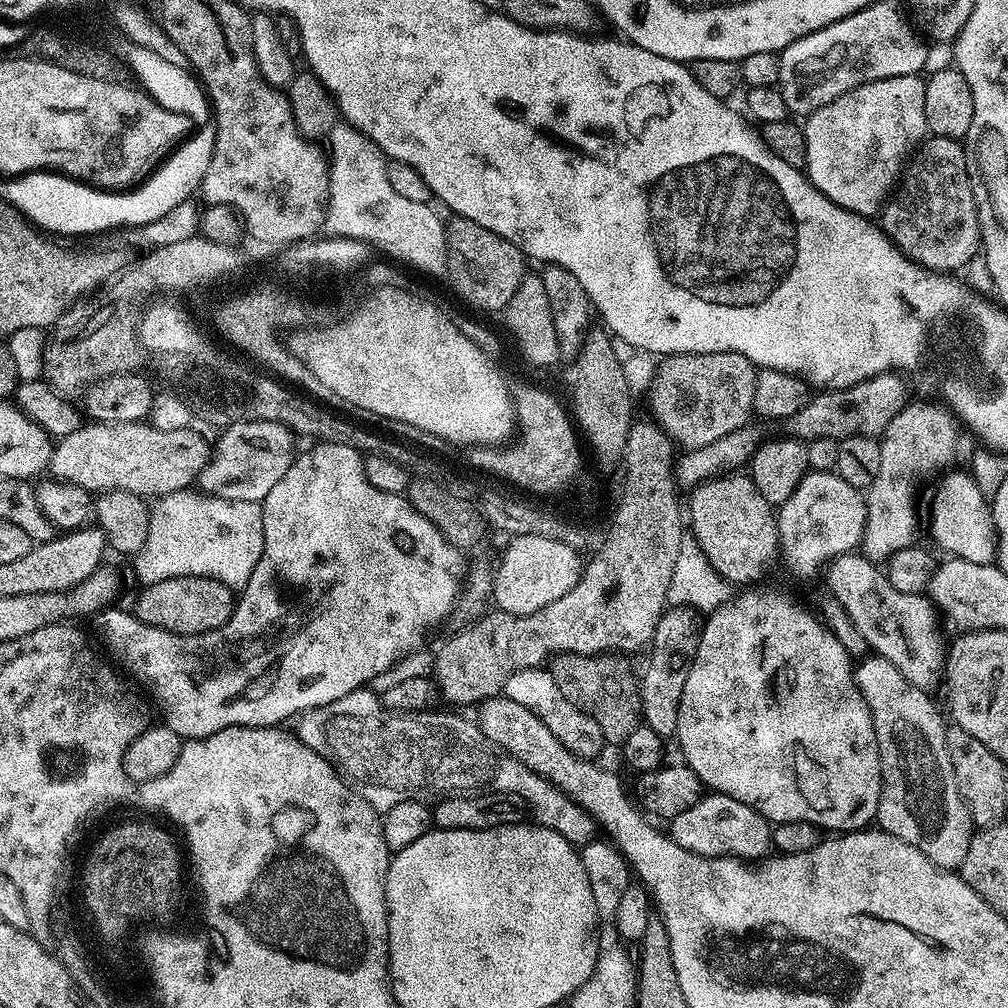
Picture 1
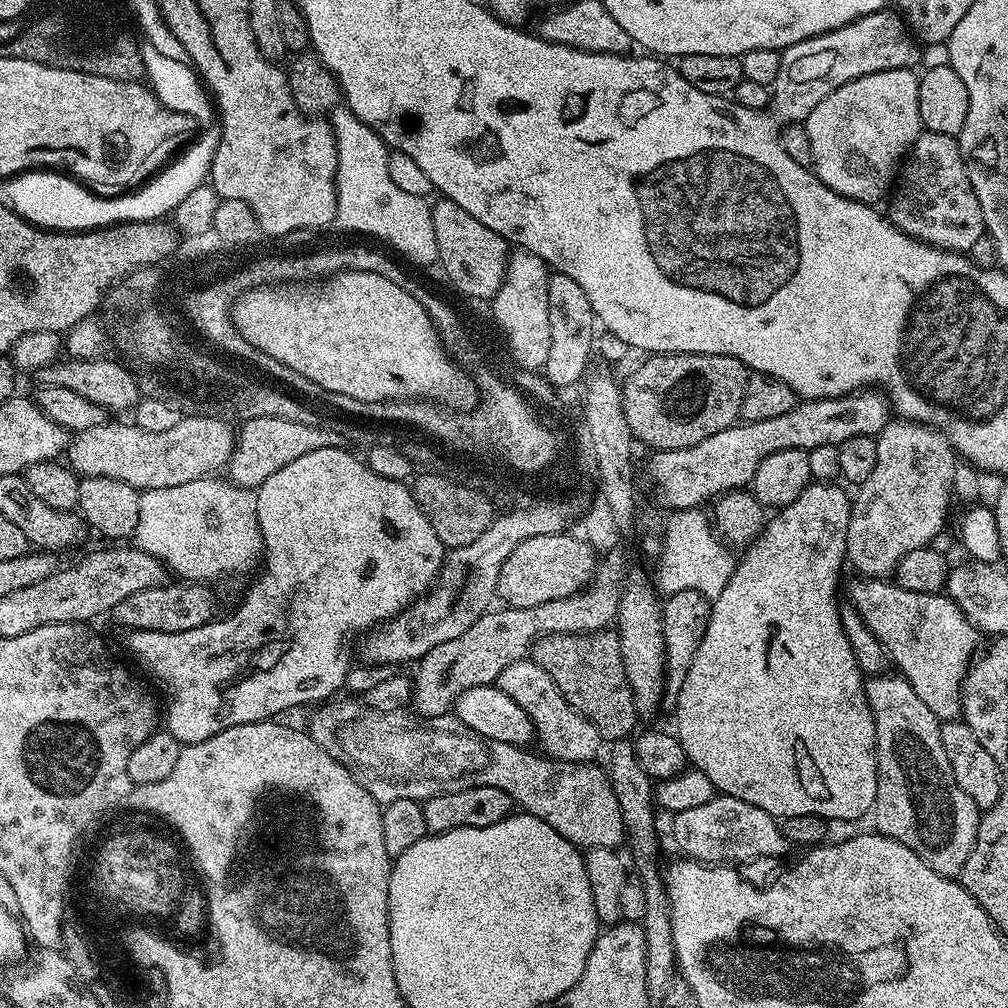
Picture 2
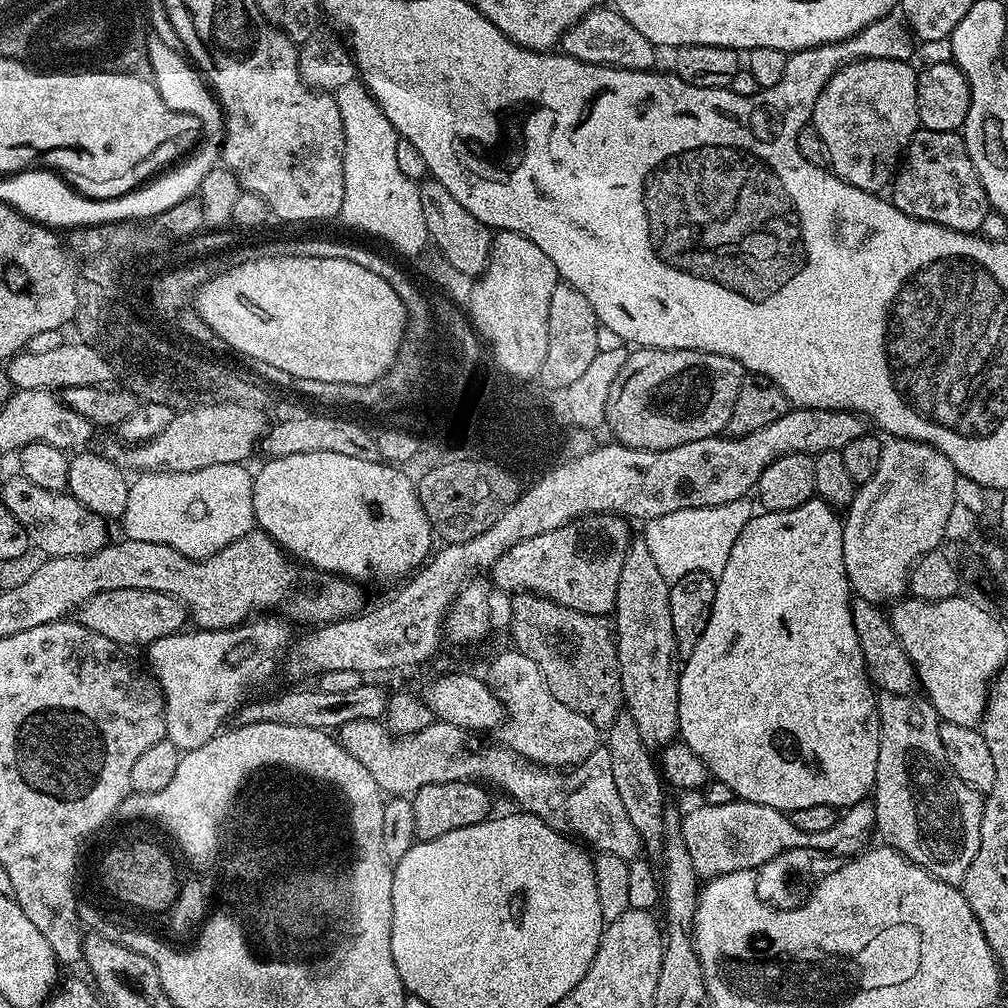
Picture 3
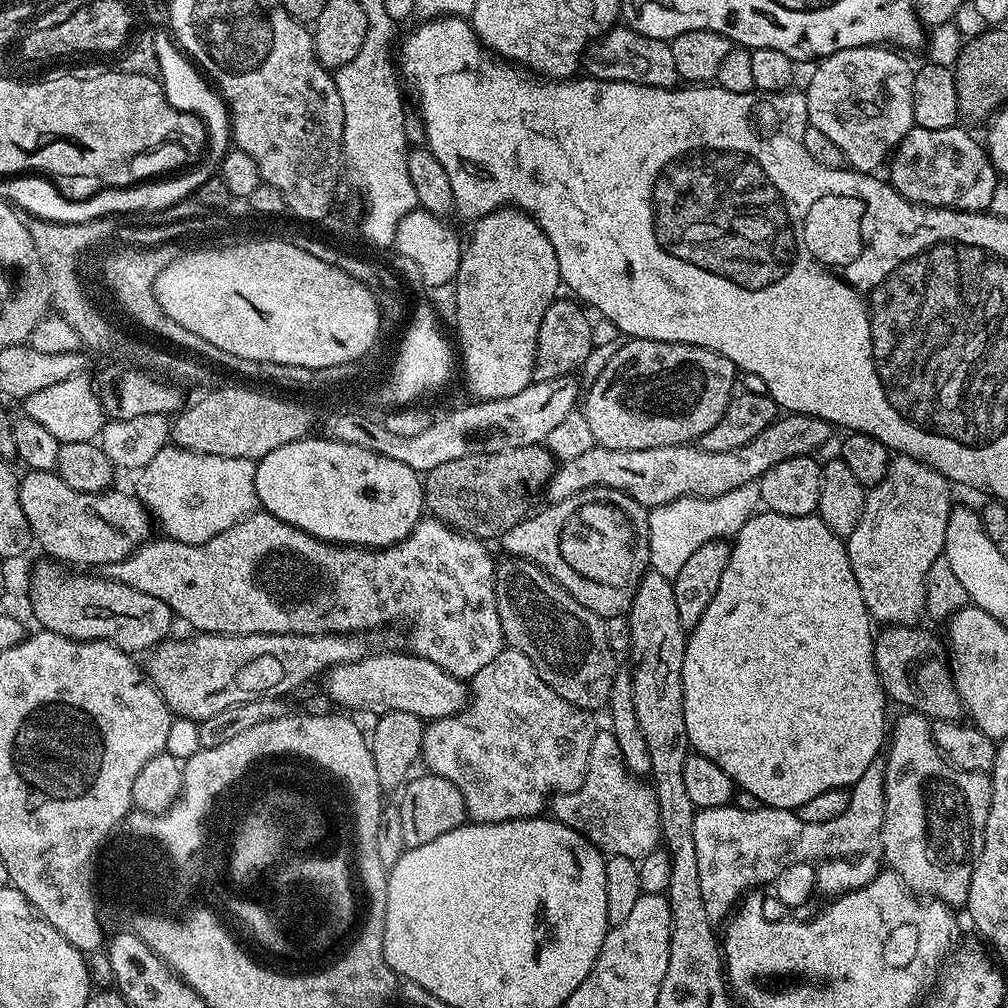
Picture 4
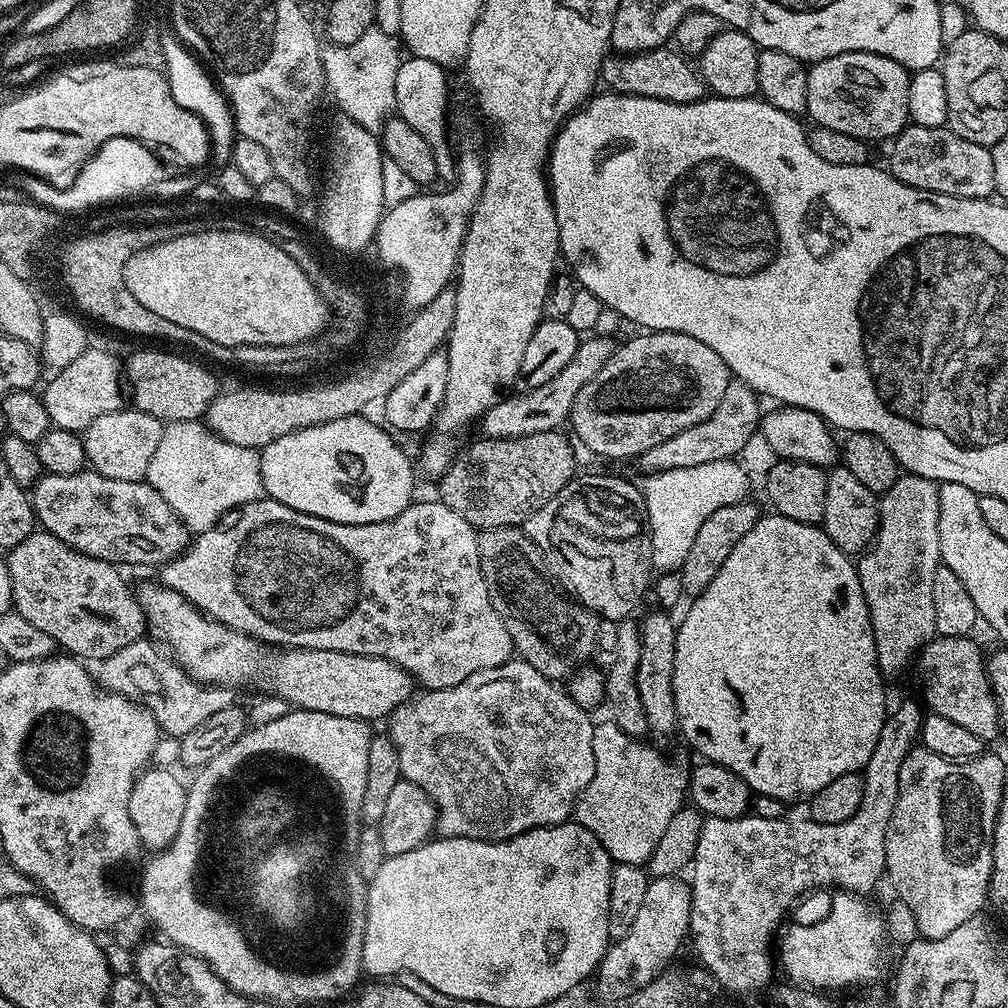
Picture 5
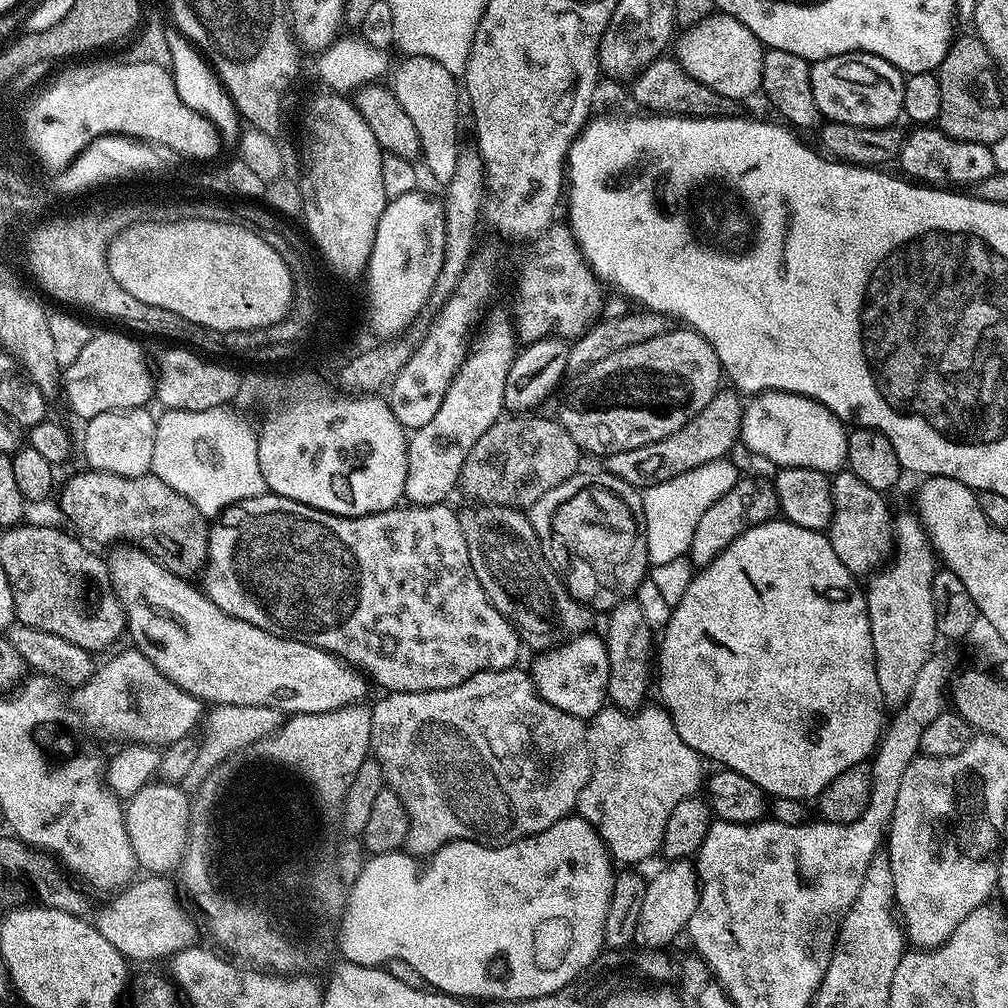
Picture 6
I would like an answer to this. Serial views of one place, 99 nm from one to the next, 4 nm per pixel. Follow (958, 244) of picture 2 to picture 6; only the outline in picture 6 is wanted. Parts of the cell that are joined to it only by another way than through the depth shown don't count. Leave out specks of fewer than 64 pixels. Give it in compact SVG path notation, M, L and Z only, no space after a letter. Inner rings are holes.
M916 126L911 130L898 157L899 171L905 177L915 178L928 186L948 186L951 180L969 180L969 185L975 186L997 172L989 145L955 140L936 126Z

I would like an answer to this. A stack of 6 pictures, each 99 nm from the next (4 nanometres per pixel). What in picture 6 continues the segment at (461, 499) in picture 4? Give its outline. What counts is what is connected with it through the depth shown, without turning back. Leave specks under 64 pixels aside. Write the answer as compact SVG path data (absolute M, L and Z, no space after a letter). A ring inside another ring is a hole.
M504 414L500 419L474 442L474 450L466 454L466 462L462 466L459 487L465 488L472 496L477 496L477 501L487 504L501 504L504 508L531 508L542 494L550 494L554 486L562 486L571 476L580 471L579 460L582 449L570 438L570 434L560 425L559 419L540 414Z

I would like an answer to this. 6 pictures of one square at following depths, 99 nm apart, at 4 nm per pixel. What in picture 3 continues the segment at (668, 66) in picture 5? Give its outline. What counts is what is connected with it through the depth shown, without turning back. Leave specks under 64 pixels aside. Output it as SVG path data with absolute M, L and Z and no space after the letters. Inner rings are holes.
M612 6L590 10L590 14L574 22L574 26L570 26L561 34L558 48L563 55L587 64L643 72L657 67L657 45L652 44L650 38L646 38L646 34L634 30L634 26L630 26L630 22L626 22L626 18L622 18L622 14Z

